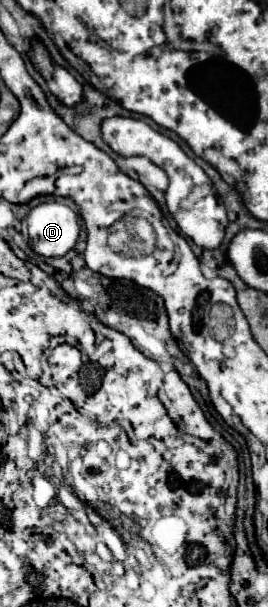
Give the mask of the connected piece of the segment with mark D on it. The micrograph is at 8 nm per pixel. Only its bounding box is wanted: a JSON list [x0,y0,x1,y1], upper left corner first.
[26,202,80,256]

